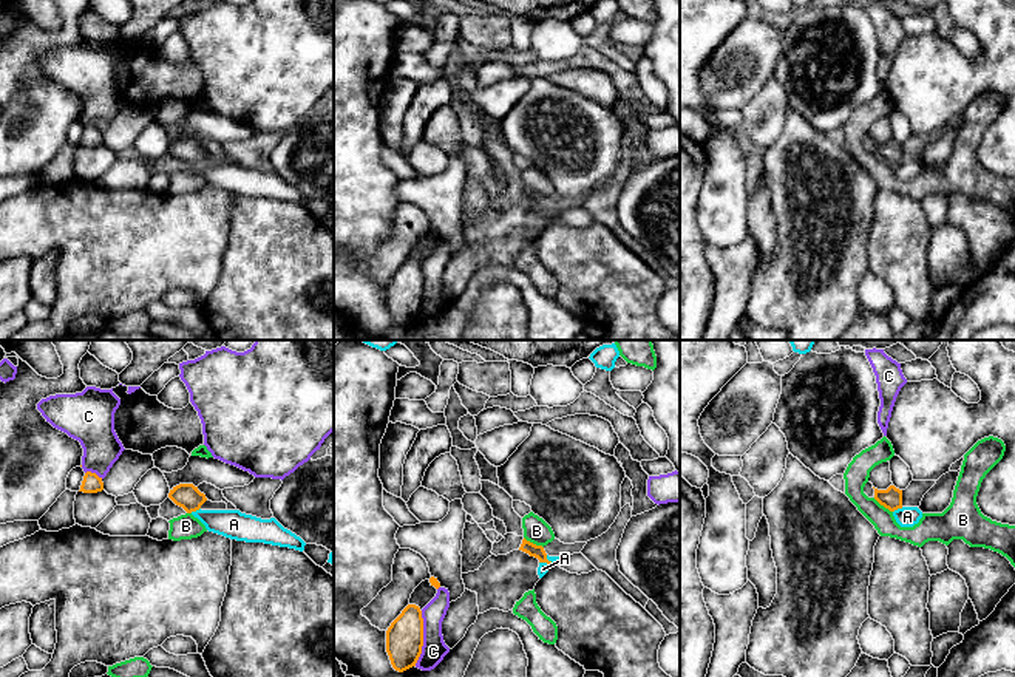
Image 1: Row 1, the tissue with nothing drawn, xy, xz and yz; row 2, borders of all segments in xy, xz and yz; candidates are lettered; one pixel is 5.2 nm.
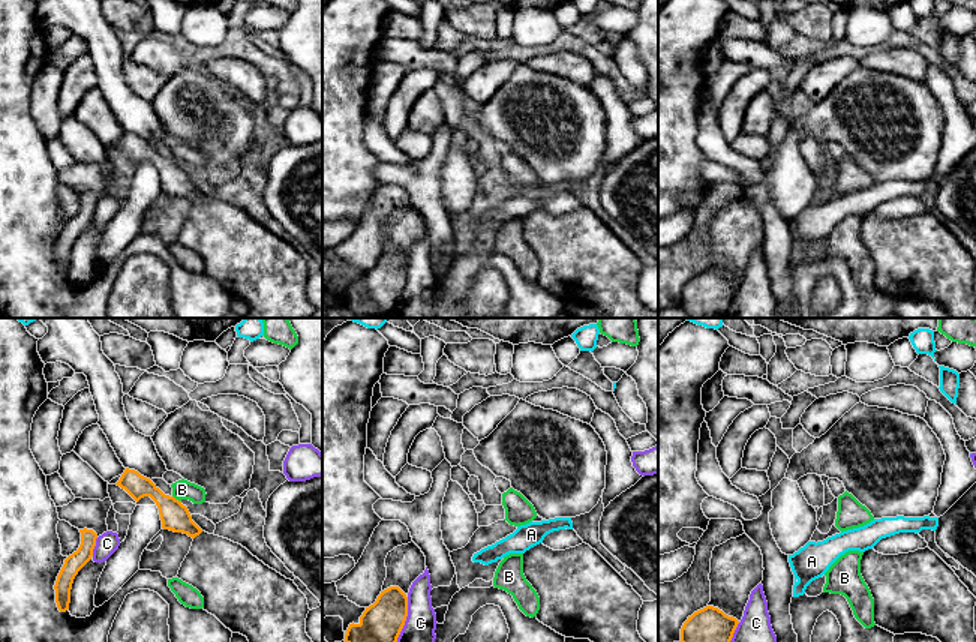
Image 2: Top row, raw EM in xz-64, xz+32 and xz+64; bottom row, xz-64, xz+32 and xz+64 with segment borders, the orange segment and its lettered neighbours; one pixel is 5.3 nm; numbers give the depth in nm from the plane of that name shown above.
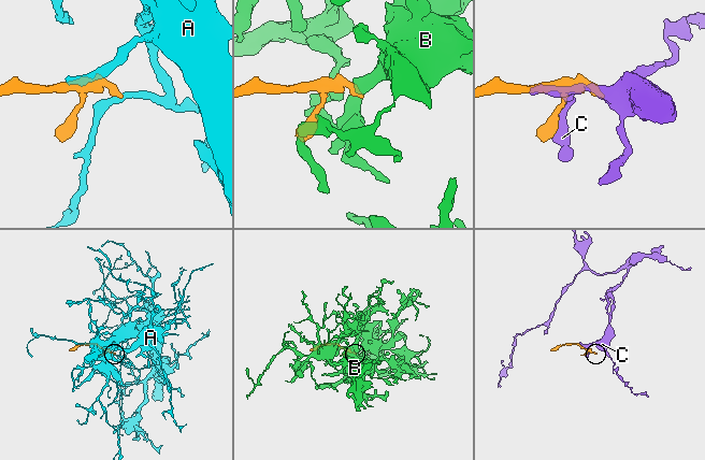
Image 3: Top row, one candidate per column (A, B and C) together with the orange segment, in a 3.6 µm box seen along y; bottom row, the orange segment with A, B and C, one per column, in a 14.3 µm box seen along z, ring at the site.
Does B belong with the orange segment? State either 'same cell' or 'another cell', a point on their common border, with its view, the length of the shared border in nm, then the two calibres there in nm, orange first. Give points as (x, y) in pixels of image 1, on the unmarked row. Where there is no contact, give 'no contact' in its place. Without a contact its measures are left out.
another cell; contact xz (532, 197); length 120 nm; calibres 70 and 140 nm

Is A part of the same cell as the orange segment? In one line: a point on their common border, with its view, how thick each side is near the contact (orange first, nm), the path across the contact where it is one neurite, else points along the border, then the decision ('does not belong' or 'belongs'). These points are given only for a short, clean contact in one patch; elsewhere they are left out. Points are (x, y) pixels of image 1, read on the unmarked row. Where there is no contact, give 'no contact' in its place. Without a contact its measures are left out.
meets orange in xy at (195, 164); 130 nm thick on the orange side, 150 nm on the other; border along xy (200, 161), (190, 166); does not belong

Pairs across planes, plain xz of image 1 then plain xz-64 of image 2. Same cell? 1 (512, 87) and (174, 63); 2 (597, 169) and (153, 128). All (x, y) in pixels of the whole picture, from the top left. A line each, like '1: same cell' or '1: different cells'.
1: different cells
2: different cells

